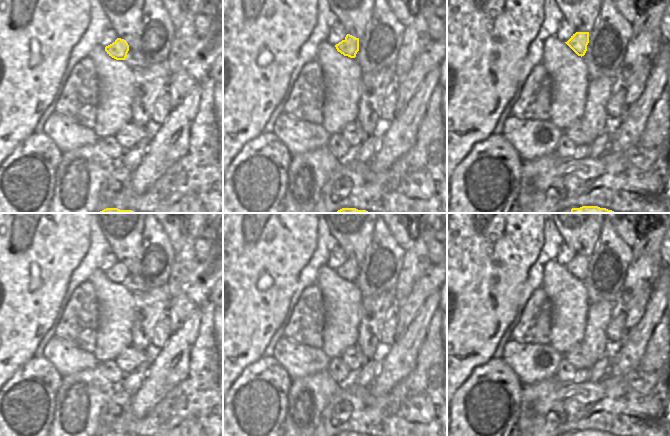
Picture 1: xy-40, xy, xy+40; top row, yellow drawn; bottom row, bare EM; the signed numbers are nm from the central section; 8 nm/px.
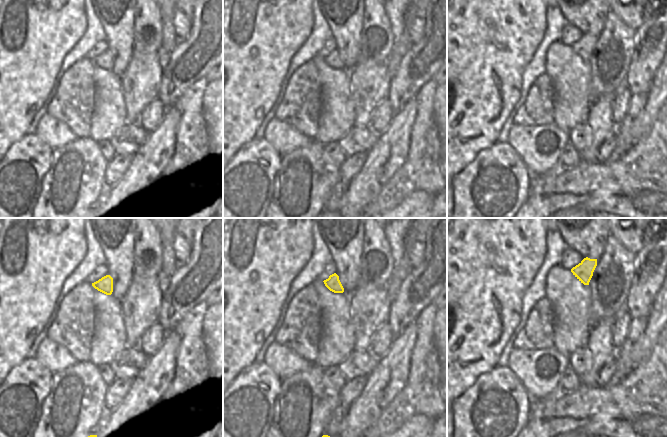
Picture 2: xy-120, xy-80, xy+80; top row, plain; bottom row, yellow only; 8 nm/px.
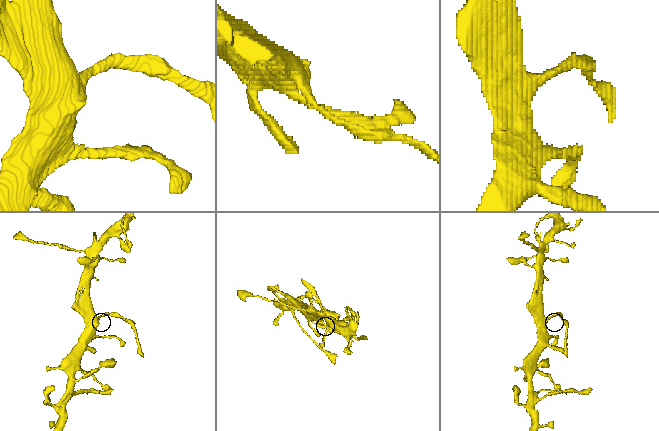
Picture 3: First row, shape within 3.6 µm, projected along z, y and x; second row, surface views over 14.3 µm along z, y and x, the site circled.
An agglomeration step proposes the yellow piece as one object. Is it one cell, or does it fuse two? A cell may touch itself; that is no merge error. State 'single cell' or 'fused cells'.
fused cells

